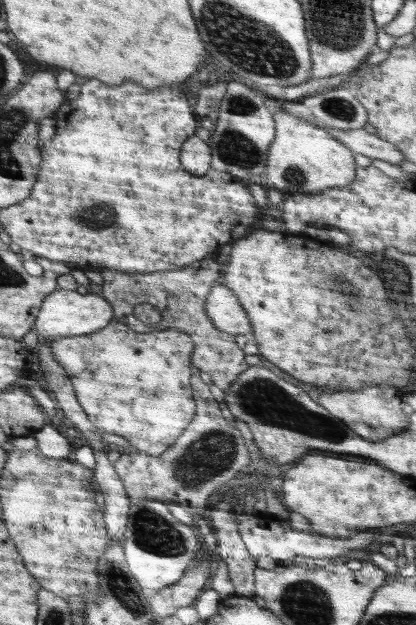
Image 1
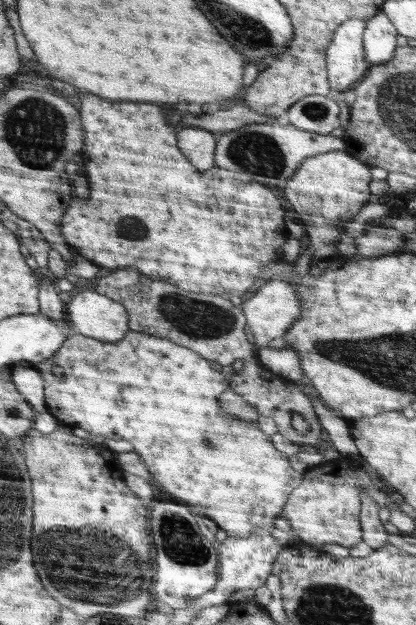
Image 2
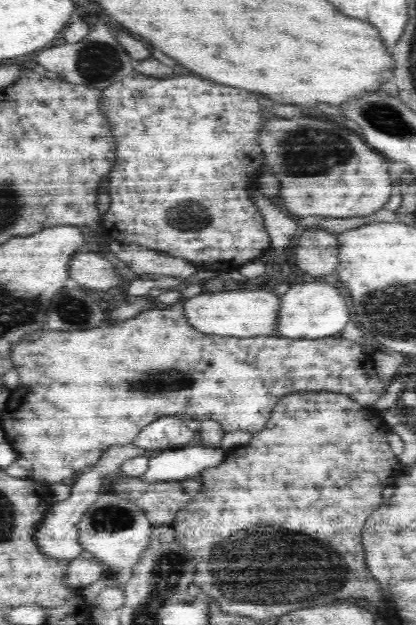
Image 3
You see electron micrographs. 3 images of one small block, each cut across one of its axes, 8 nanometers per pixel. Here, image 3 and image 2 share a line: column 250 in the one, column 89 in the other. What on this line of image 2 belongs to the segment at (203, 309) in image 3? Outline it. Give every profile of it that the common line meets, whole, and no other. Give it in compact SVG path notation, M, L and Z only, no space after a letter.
M94 290L75 294L65 312L71 331L90 338L118 342L130 331L125 306Z

